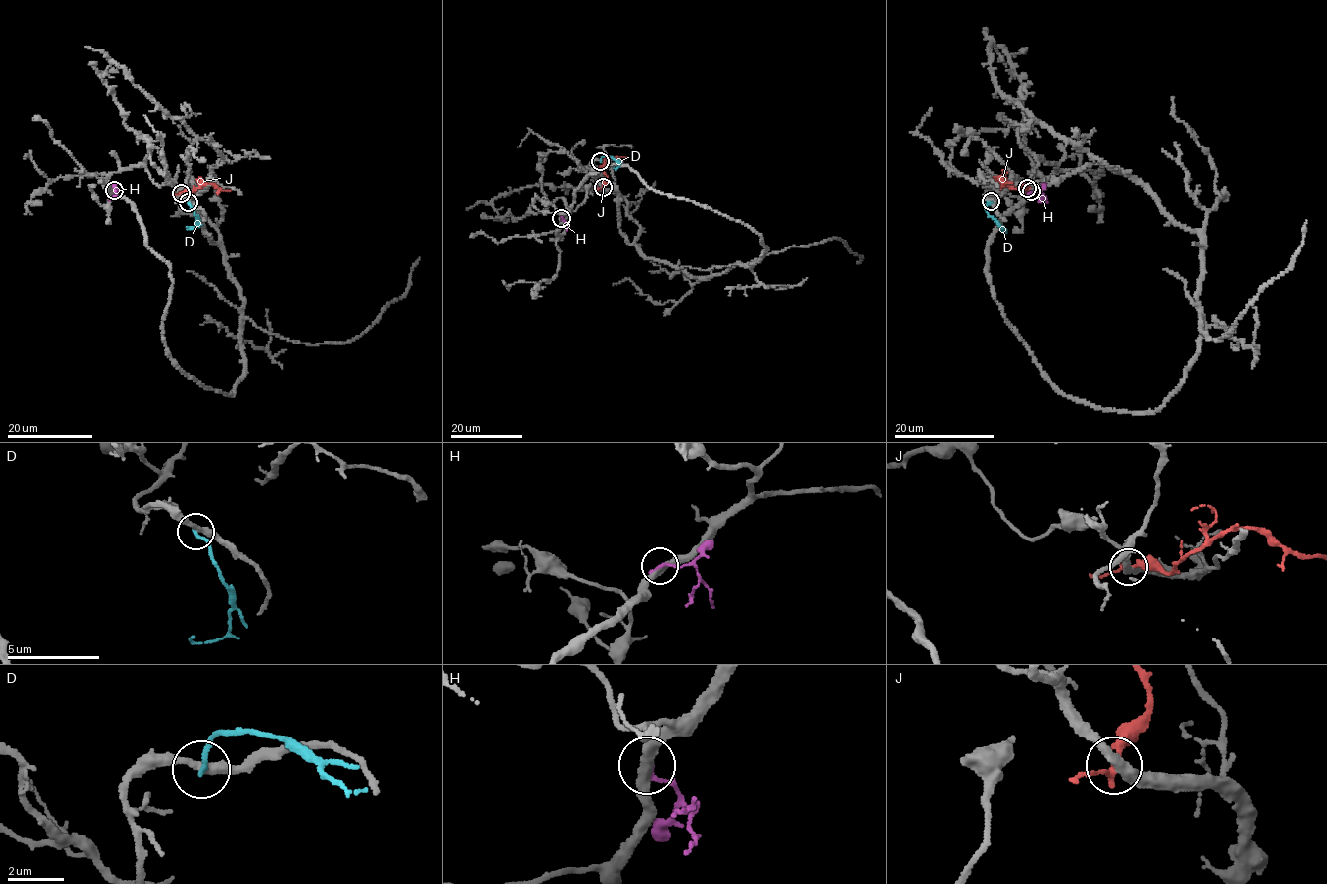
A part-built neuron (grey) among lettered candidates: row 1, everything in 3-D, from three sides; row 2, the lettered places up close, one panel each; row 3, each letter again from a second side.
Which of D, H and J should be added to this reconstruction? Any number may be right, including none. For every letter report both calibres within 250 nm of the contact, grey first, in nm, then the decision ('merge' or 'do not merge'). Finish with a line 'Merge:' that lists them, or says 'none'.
D: calibres 280 and 180 nm; do not merge
H: calibres 380 and 180 nm; do not merge
J: calibres 360 and 220 nm; do not merge
Merge: none

